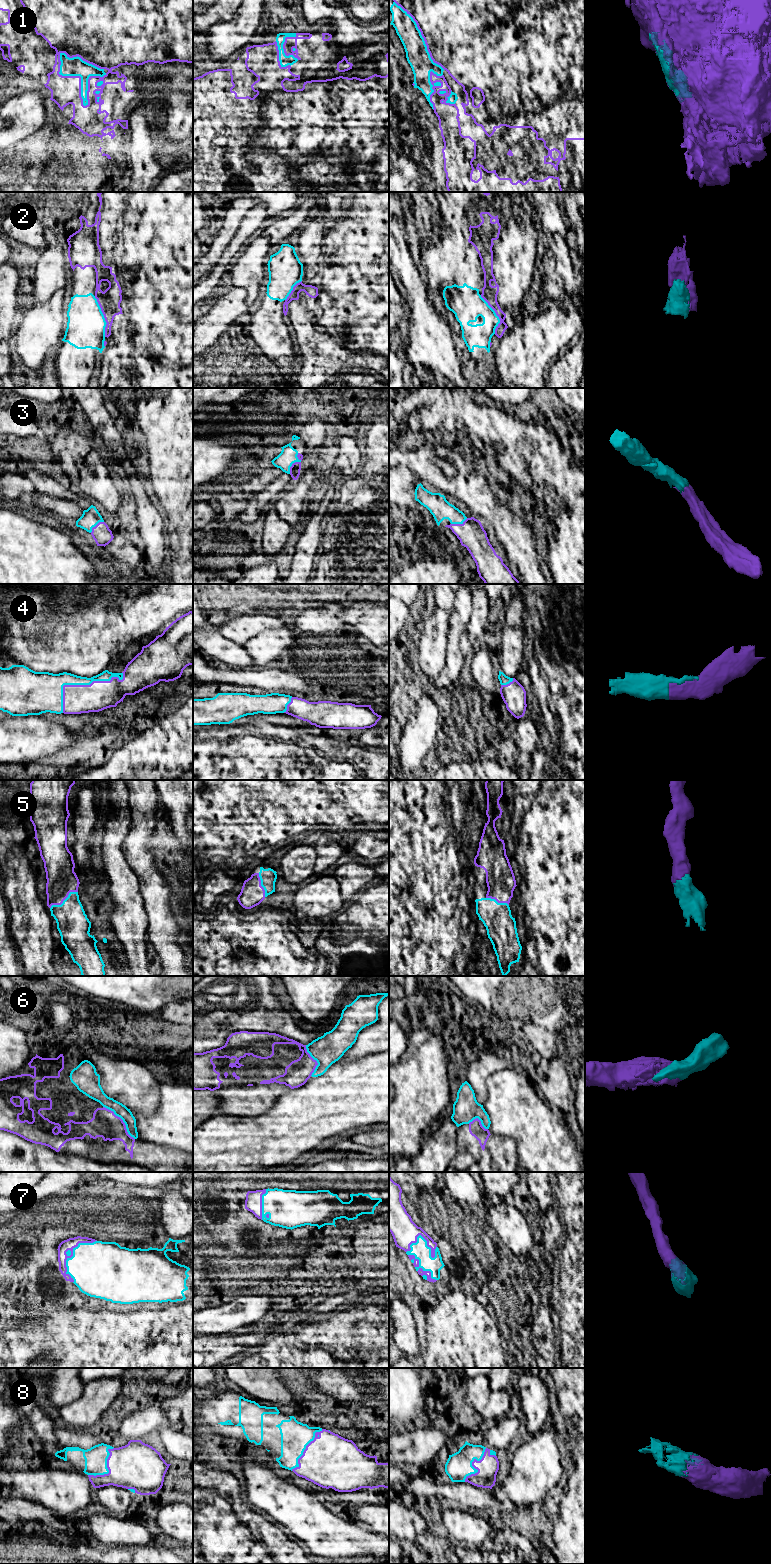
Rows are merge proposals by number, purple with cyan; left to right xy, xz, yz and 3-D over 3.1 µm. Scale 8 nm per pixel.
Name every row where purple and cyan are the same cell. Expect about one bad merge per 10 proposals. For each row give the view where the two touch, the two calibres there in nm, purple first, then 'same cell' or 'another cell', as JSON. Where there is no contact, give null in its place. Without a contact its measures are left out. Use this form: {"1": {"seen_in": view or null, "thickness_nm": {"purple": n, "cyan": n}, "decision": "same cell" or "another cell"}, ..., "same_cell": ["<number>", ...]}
{"1": {"seen_in": "xy", "thickness_nm": {"purple": 240, "cyan": 150}, "decision": "same cell"}, "2": {"seen_in": "xy", "thickness_nm": {"purple": 180, "cyan": 300}, "decision": "same cell"}, "3": {"seen_in": "xz", "thickness_nm": {"purple": 80, "cyan": 140}, "decision": "same cell"}, "4": {"seen_in": "xy", "thickness_nm": {"purple": 240, "cyan": 190}, "decision": "same cell"}, "5": {"seen_in": "xy", "thickness_nm": {"purple": 240, "cyan": 260}, "decision": "same cell"}, "6": {"seen_in": "xy", "thickness_nm": {"purple": 220, "cyan": 110}, "decision": "another cell"}, "7": {"seen_in": "xy", "thickness_nm": {"purple": 90, "cyan": 440}, "decision": "same cell"}, "8": {"seen_in": "xz", "thickness_nm": {"purple": 440, "cyan": 240}, "decision": "same cell"}, "same_cell": ["1", "2", "3", "4", "5", "7", "8"]}

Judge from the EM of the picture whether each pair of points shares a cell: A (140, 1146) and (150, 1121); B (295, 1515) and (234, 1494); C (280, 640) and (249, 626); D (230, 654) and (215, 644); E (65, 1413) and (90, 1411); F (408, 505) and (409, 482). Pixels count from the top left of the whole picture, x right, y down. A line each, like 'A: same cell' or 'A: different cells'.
A: different cells
B: different cells
C: different cells
D: same cell
E: same cell
F: same cell

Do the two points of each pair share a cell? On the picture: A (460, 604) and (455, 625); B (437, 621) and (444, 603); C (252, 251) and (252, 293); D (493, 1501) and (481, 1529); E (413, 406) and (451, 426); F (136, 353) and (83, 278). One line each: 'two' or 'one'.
A: one
B: two
C: one
D: two
E: one
F: two

